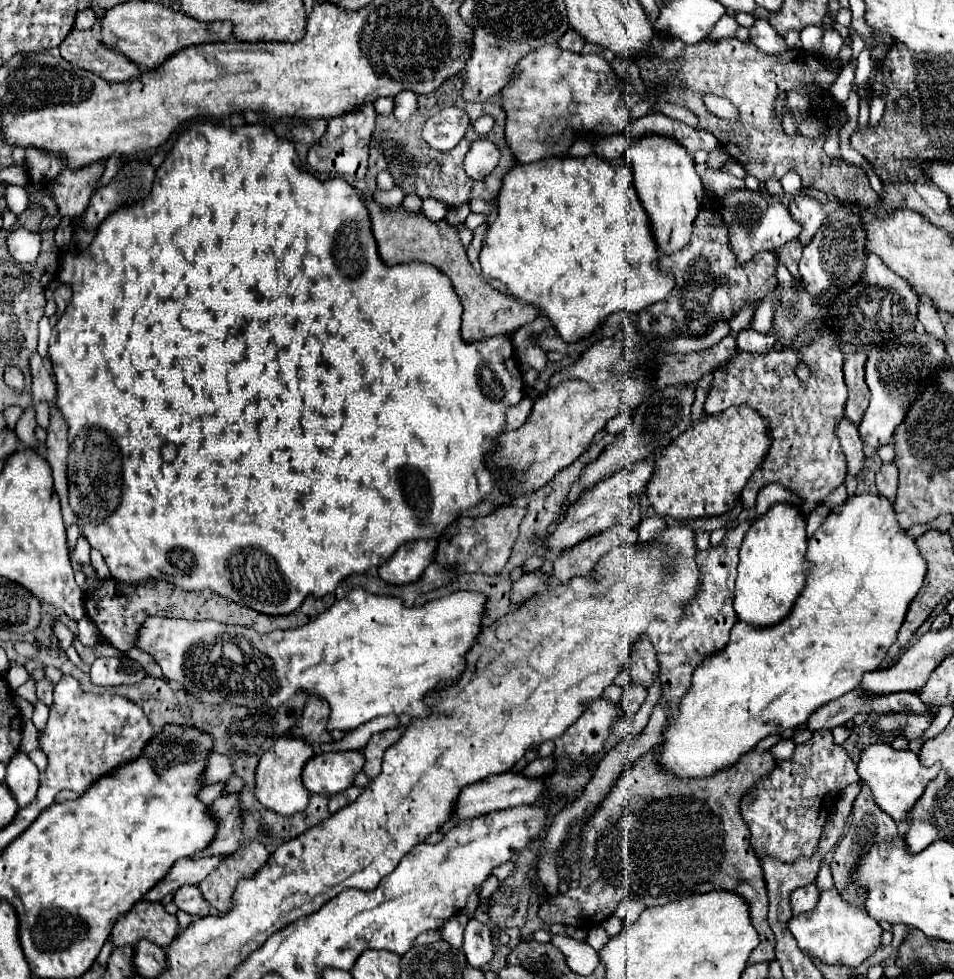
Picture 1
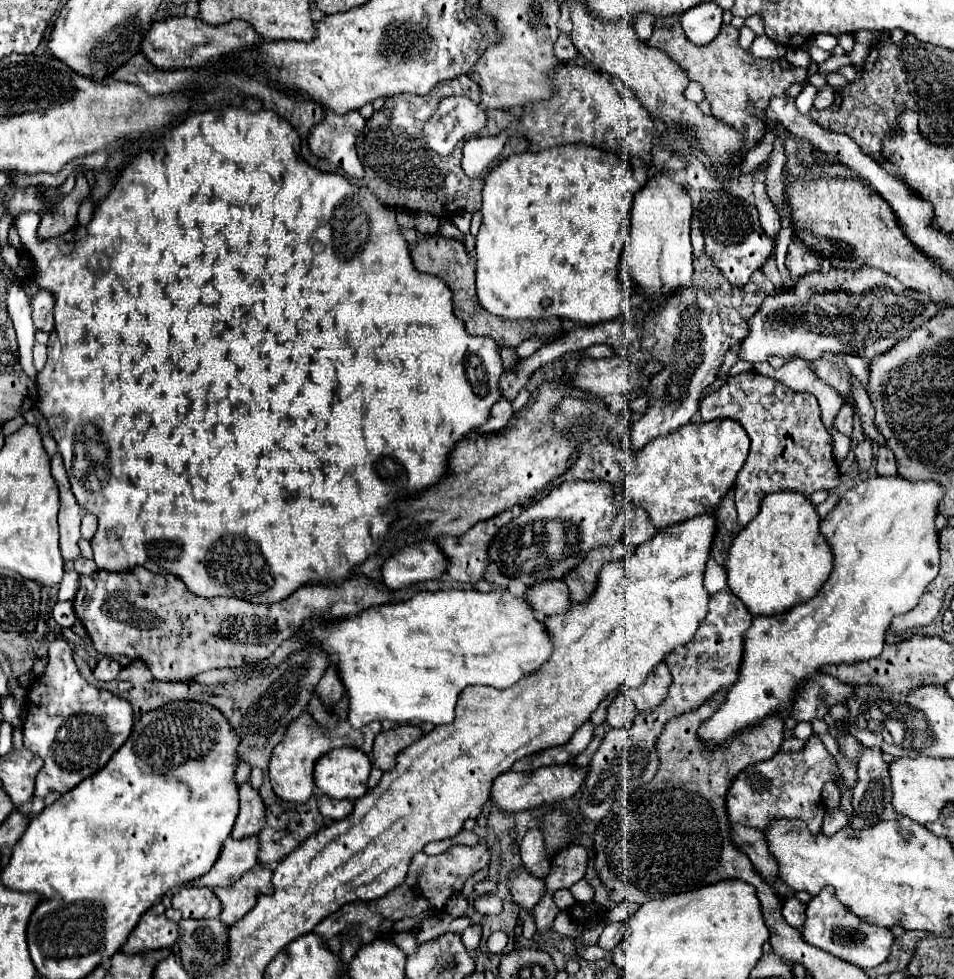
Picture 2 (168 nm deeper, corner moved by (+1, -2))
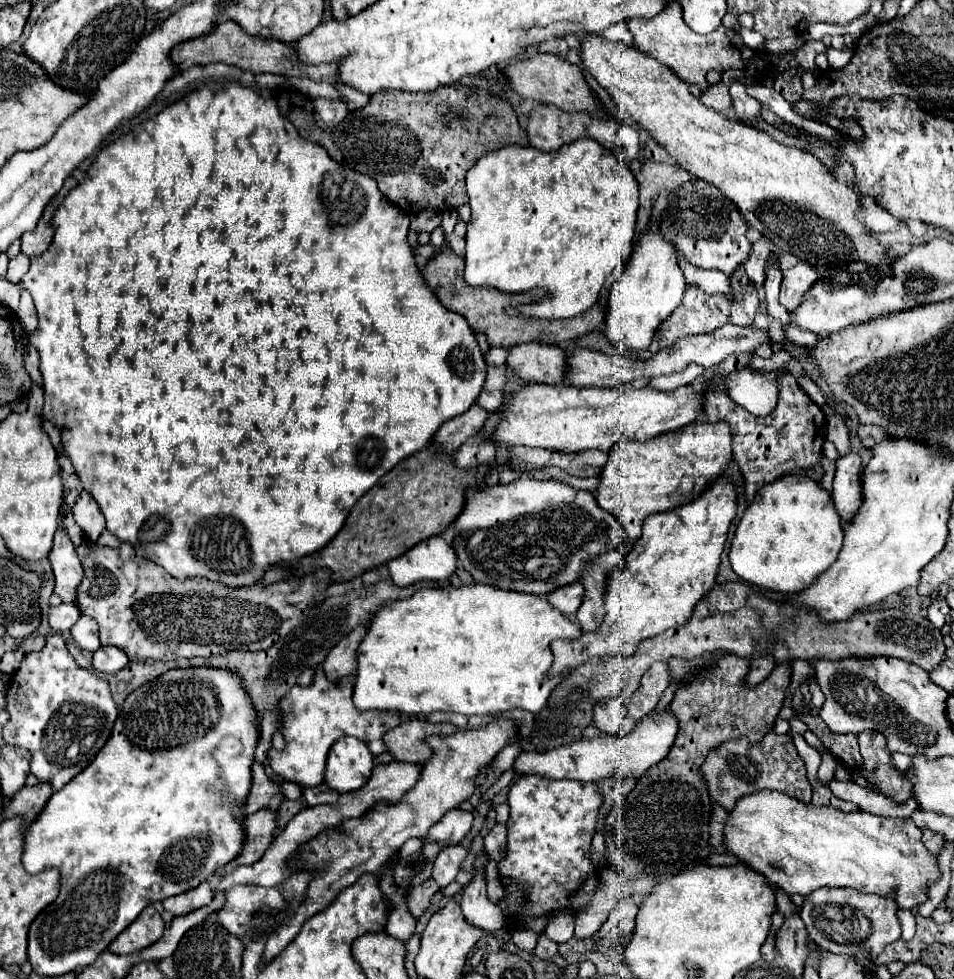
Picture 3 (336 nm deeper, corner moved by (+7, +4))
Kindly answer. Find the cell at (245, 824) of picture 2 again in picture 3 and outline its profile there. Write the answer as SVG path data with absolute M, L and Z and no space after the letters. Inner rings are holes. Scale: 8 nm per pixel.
M254 762L251 772L253 772L251 790L247 794L247 802L243 804L241 814L249 816L249 814L265 810L265 808L275 812L279 808L279 802L283 802L283 794L279 792L279 786L275 782L267 780L263 763Z

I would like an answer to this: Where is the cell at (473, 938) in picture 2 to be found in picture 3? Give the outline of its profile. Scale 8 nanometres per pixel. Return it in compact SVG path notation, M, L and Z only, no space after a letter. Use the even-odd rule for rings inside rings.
M481 854L475 860L475 878L471 880L471 884L465 886L463 892L463 902L461 902L461 910L465 920L481 930L487 932L495 932L503 926L503 912L499 906L491 904L485 896L485 878L481 876L481 868L485 866L487 856Z

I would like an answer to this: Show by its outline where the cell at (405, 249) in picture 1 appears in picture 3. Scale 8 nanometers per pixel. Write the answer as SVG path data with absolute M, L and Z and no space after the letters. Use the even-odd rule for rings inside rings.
M439 248L435 252L435 256L425 264L421 274L423 274L427 286L437 294L441 304L451 312L465 316L469 326L475 332L485 334L491 346L507 346L509 348L509 346L515 346L521 342L533 342L533 340L557 346L565 340L573 340L581 334L591 332L603 320L603 312L601 312L599 304L595 304L591 310L587 310L575 318L565 318L565 320L537 320L537 318L525 318L525 316L507 316L503 312L505 306L517 306L523 302L531 302L537 296L533 292L503 294L503 292L491 290L491 288L471 288L463 280L463 270L465 270L465 260L459 254L455 254L451 248Z

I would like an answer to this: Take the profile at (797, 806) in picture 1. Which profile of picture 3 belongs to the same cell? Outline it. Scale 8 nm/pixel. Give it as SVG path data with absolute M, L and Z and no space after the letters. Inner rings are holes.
M769 732L759 744L747 744L745 738L729 740L707 756L701 772L707 778L711 800L723 806L727 812L735 808L739 798L759 792L763 788L789 792L789 796L797 798L799 802L811 804L811 784L805 776L805 764L797 754L789 734L779 736L775 732Z

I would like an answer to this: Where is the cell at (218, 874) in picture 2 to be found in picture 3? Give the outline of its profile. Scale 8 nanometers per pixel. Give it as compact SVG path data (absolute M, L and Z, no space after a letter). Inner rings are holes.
M261 810L261 812L249 814L243 822L243 830L245 830L245 840L239 856L233 858L221 870L217 870L215 876L225 876L229 870L235 870L237 866L249 866L263 856L263 852L275 838L275 812Z

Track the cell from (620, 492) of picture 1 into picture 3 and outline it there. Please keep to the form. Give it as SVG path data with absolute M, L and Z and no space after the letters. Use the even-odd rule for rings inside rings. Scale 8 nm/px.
M521 476L507 486L499 484L493 488L483 486L479 490L469 490L467 506L455 520L453 532L453 548L465 570L477 582L539 596L579 580L583 562L619 548L625 534L623 526L619 526L619 520L597 504L593 492L577 490L569 484L561 484L559 480L539 482L527 476Z

